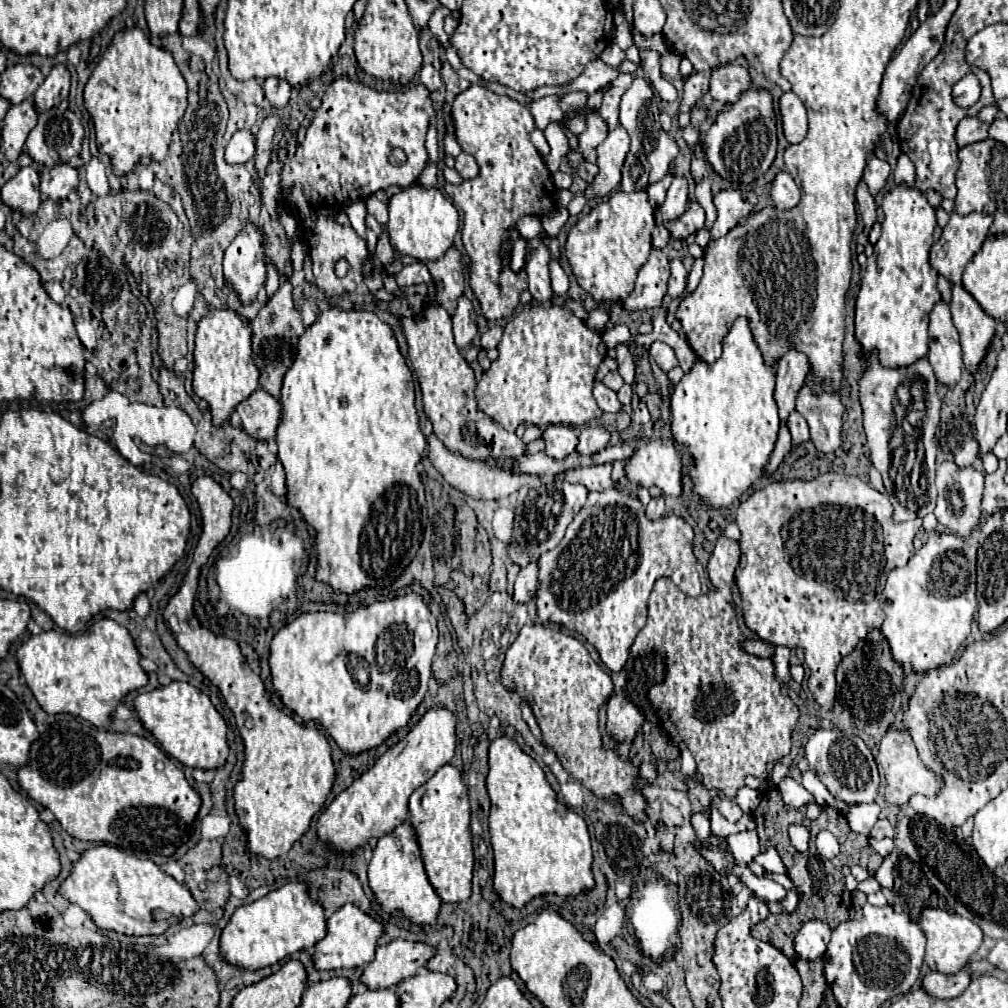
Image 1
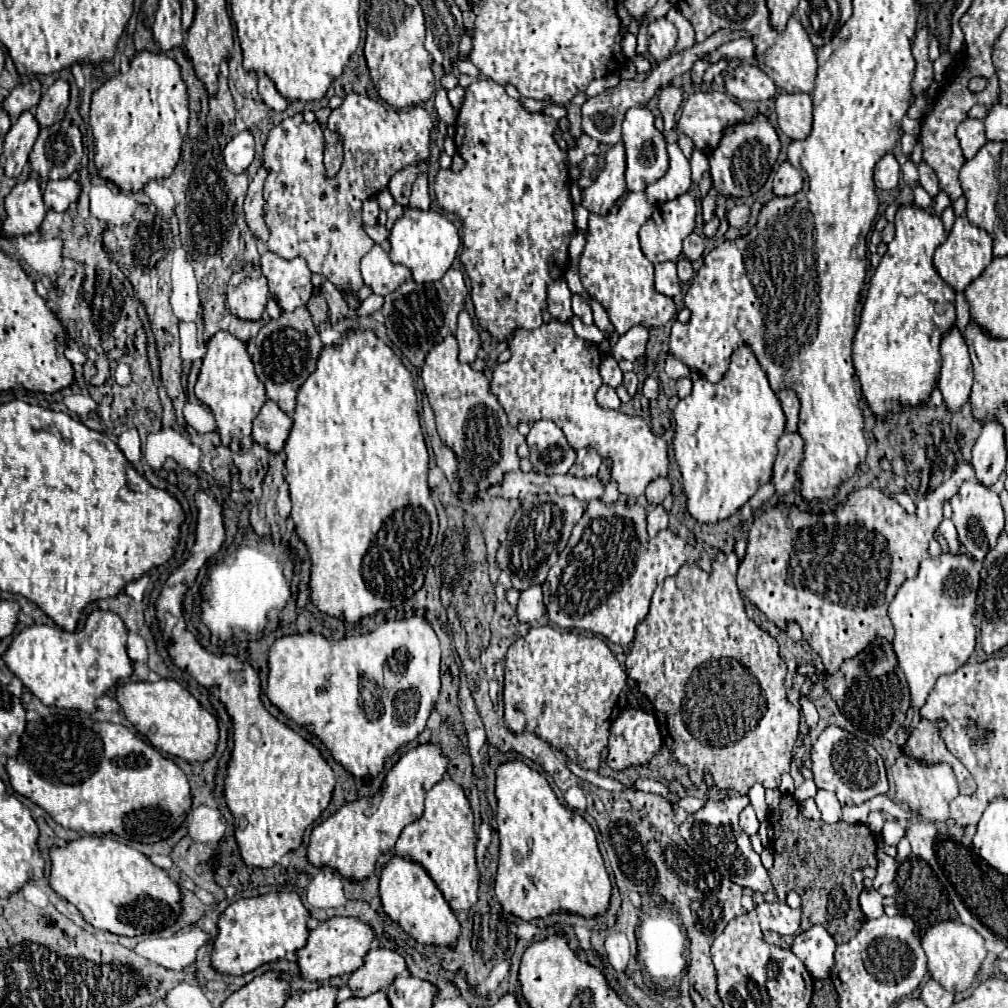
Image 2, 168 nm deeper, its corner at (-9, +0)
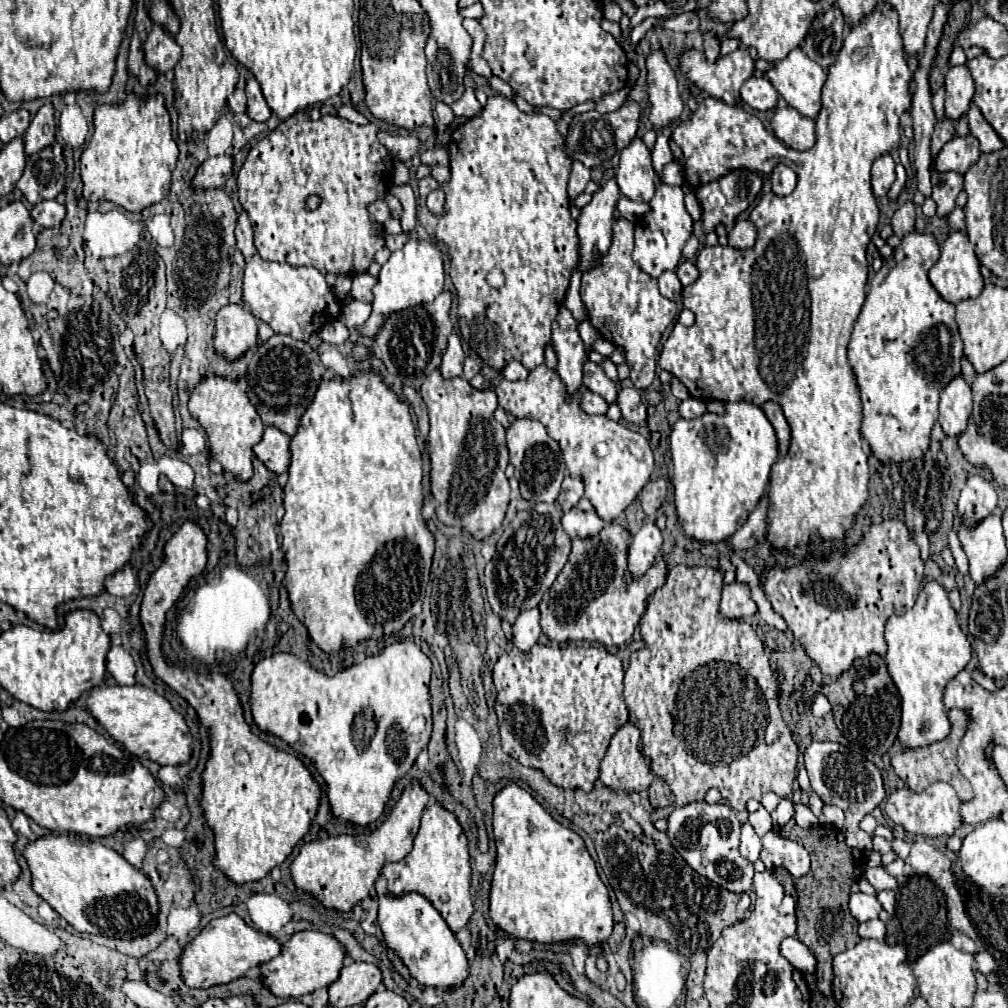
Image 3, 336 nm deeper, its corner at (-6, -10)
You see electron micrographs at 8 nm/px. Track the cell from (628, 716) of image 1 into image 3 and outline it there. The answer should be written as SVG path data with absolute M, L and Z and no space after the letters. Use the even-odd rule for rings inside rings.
M625 724L617 730L611 746L601 760L599 780L613 790L623 790L627 794L641 792L653 782L653 772L649 762L637 748L639 730L633 724Z

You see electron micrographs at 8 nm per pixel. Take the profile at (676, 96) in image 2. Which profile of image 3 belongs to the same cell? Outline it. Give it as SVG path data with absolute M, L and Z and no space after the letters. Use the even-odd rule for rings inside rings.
M659 132L659 136L657 136L655 148L651 152L651 158L653 158L653 168L655 168L657 174L663 172L665 164L673 162L673 154L671 154L671 148L669 148L669 138L663 132Z

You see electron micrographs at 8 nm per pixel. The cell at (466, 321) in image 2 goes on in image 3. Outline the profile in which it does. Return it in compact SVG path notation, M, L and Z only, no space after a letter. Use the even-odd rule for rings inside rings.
M451 334L449 342L447 342L447 350L443 354L441 368L439 368L441 376L445 380L461 376L461 372L463 372L463 360L465 360L465 354L463 354L463 348L461 348L461 340L457 338L457 334Z

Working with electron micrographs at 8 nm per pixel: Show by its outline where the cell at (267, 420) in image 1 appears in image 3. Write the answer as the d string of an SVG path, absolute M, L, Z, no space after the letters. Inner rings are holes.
M275 426L265 428L263 440L255 444L253 452L255 456L265 464L265 468L273 474L283 474L289 468L291 462L291 452L289 452L289 442L291 438L277 430Z

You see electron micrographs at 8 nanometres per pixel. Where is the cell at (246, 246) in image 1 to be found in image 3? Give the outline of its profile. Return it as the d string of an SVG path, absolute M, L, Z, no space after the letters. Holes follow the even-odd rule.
M229 304L215 316L215 352L227 360L237 360L257 344L257 320L249 308Z

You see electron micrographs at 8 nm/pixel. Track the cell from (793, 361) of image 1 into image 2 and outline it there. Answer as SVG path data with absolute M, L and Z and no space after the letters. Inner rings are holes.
M790 388L780 390L780 392L778 392L778 398L780 398L782 410L784 410L784 414L786 414L786 430L788 430L788 432L794 432L796 426L798 426L800 400L798 400L798 396L794 394L794 390L790 390Z

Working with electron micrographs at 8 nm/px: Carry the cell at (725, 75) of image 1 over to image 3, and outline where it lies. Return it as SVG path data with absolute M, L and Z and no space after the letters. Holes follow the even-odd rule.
M751 76L741 88L741 98L753 110L771 110L777 106L779 94L765 76Z

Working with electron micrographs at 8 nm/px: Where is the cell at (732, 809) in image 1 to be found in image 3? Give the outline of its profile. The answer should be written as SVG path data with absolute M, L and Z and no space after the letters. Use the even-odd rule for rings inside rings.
M749 822L741 830L741 848L739 850L741 850L741 856L745 860L749 860L751 864L755 864L759 860L761 840L759 840L759 836L755 834L755 830L753 830L753 826Z

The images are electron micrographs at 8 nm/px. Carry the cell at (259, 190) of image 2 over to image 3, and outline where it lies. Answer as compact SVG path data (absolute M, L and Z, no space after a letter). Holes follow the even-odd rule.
M243 212L237 220L237 228L235 228L235 238L237 238L237 248L243 252L245 258L251 258L257 250L253 244L253 228L249 224L247 212Z

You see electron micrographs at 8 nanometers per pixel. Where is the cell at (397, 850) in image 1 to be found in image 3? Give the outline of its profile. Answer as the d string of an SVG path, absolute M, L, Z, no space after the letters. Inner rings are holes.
M405 894L401 898L397 896L381 896L379 898L379 926L383 932L383 940L385 944L395 950L395 954L403 960L403 964L407 966L409 974L423 986L433 986L433 988L443 988L443 990L451 990L451 988L459 988L465 978L469 976L469 966L467 966L467 956L461 948L461 944L457 942L455 934L451 932L451 928L447 926L447 922L441 918L441 914L433 908L433 904L423 898L421 894Z

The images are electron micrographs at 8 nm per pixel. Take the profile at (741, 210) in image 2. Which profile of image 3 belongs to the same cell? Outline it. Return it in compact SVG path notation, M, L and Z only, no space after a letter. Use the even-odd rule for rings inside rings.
M737 220L733 230L729 232L729 246L743 250L743 248L753 248L757 240L757 228L749 220Z

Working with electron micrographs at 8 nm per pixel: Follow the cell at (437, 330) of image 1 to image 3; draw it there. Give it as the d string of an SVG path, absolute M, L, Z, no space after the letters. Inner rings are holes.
M435 370L423 382L421 398L431 422L431 494L437 502L437 518L445 526L467 530L475 540L485 540L501 526L511 492L505 478L505 466L509 464L505 428L493 418L497 396L491 390L473 388L463 378L443 380L441 372Z

